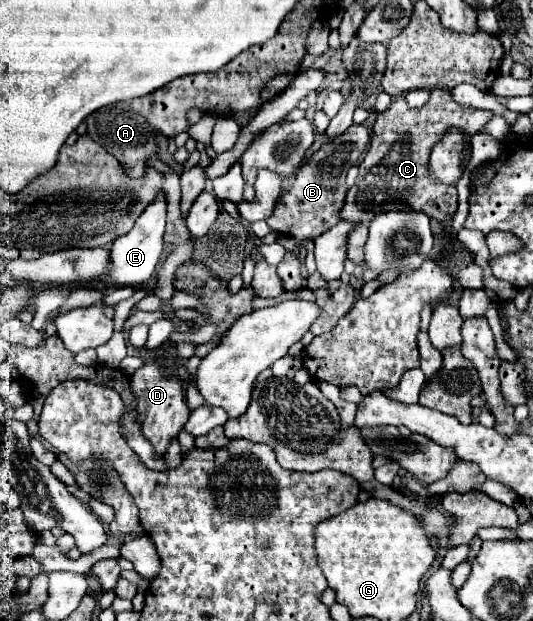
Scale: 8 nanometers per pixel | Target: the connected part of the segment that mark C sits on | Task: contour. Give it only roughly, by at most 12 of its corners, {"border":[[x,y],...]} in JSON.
{"border":[[434,89],[376,119],[340,217],[368,223],[410,203],[440,223],[456,187],[428,175],[448,127],[472,137],[492,111]]}

